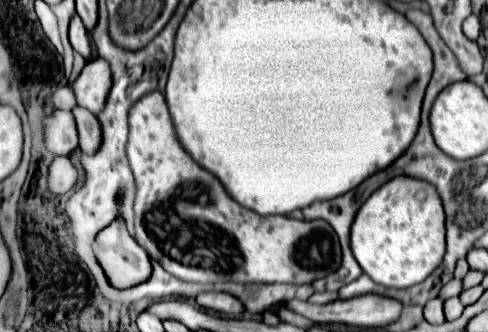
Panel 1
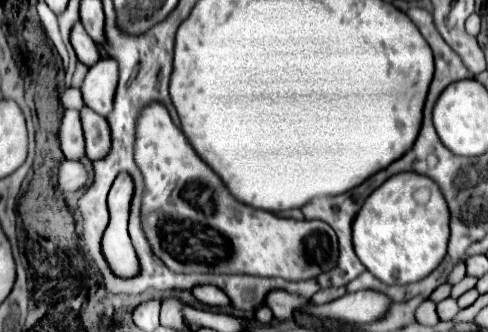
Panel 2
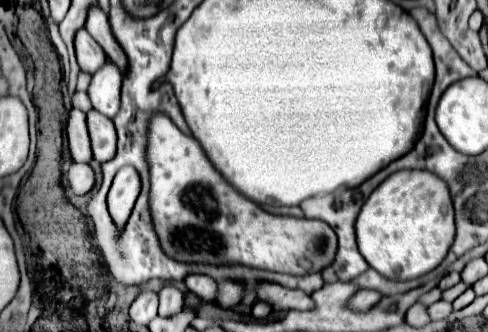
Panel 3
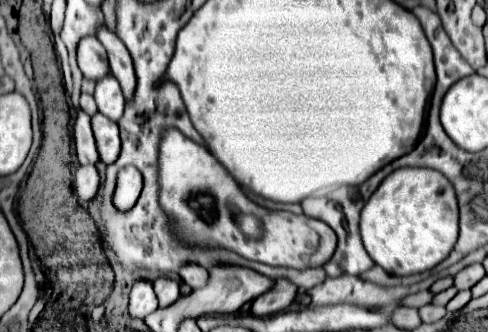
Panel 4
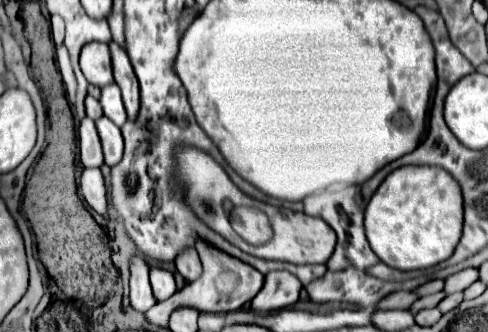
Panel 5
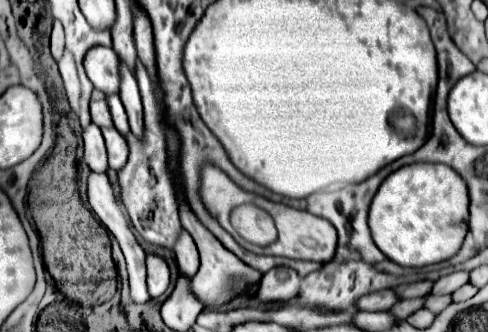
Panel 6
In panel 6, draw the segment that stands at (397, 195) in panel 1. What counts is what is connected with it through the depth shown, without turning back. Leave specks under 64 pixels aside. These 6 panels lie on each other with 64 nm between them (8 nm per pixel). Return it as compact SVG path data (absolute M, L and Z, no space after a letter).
M410 164L392 172L378 188L368 214L368 226L380 252L408 268L420 268L452 258L468 230L468 190L446 164Z

